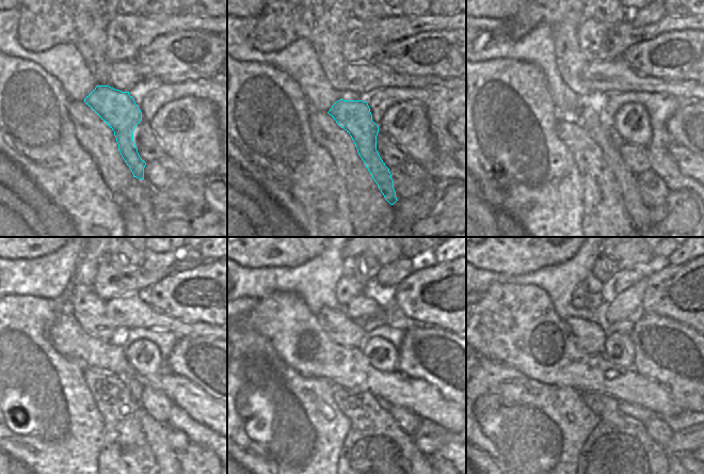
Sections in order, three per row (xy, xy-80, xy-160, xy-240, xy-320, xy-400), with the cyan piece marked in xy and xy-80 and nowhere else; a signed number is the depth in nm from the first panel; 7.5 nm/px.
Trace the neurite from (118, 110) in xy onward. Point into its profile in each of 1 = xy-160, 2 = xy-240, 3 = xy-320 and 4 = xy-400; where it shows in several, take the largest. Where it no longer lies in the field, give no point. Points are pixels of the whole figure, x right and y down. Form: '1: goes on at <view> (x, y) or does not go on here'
1: goes on at xy-160 (604, 135)
2: goes on at xy-240 (156, 433)
3: goes on at xy-320 (420, 454)
4: does not go on here

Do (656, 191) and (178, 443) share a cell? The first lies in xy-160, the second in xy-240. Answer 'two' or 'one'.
one

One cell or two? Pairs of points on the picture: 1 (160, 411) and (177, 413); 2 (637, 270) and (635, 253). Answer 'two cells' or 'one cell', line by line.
1: two cells
2: two cells

